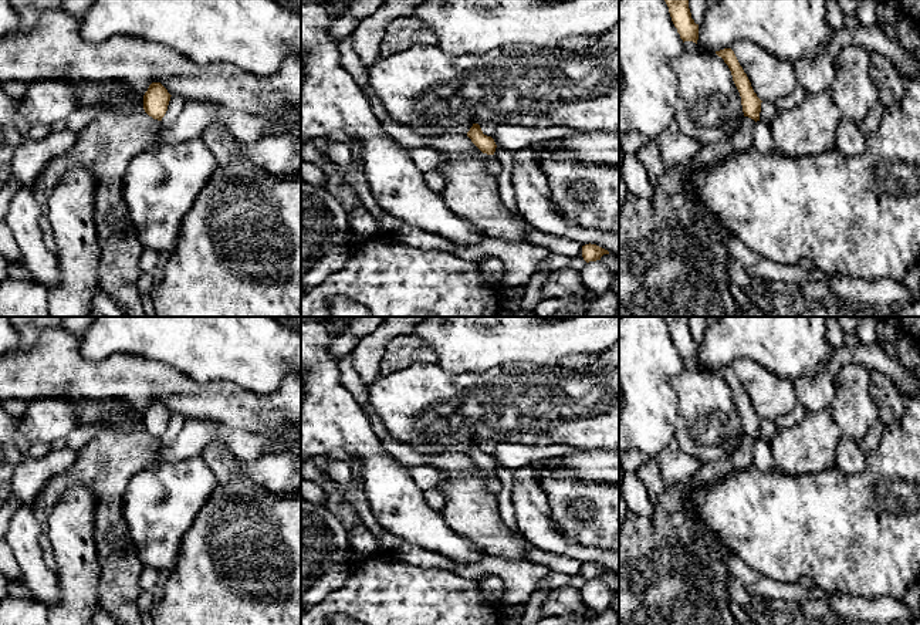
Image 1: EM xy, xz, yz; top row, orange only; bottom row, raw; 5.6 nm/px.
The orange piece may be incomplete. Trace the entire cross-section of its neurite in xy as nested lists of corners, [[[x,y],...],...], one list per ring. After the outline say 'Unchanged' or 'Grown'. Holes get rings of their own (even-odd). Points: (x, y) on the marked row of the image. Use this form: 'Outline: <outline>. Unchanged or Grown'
Outline: [[[152,82],[143,95],[143,109],[153,119],[162,121],[168,111],[170,94],[160,82]]]. Unchanged

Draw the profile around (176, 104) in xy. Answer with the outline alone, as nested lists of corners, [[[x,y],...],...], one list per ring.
[[[172,95],[169,105],[168,105],[168,111],[165,114],[165,116],[162,118],[162,126],[173,126],[176,119],[179,118],[179,115],[182,114],[183,108],[185,108],[185,99],[179,95]]]

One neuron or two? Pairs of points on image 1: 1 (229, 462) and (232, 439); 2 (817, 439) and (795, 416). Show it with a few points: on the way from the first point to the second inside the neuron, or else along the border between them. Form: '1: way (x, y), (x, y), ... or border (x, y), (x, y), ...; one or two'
1: border (202, 450), (222, 443), (239, 459), (261, 458); two
2: border (807, 412), (795, 425), (780, 429); two

